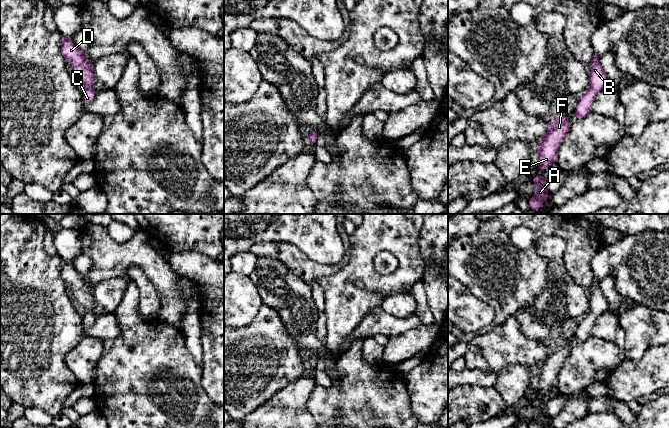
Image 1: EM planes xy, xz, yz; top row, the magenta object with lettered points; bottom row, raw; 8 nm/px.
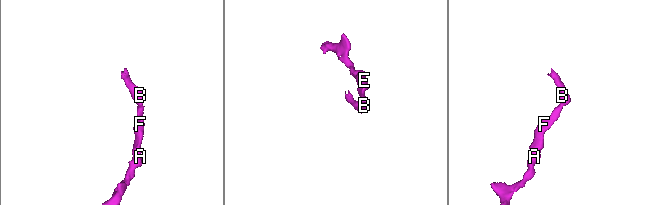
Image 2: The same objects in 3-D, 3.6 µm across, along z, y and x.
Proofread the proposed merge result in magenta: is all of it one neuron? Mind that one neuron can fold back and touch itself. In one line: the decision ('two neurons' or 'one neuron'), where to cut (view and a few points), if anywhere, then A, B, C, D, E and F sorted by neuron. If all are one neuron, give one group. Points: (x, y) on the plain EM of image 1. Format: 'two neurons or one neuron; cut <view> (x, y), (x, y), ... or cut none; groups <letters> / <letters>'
one neuron; cut none; groups A B C D E F

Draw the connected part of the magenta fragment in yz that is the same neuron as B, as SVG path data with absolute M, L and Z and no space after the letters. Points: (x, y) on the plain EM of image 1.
M595 279L589 288L590 311L579 319L578 328L572 344L584 342L591 337L591 328L597 317L608 310L608 302L599 287L599 280Z

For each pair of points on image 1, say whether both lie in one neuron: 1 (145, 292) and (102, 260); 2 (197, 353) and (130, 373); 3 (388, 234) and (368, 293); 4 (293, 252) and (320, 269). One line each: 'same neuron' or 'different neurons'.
1: different neurons
2: different neurons
3: same neuron
4: same neuron

